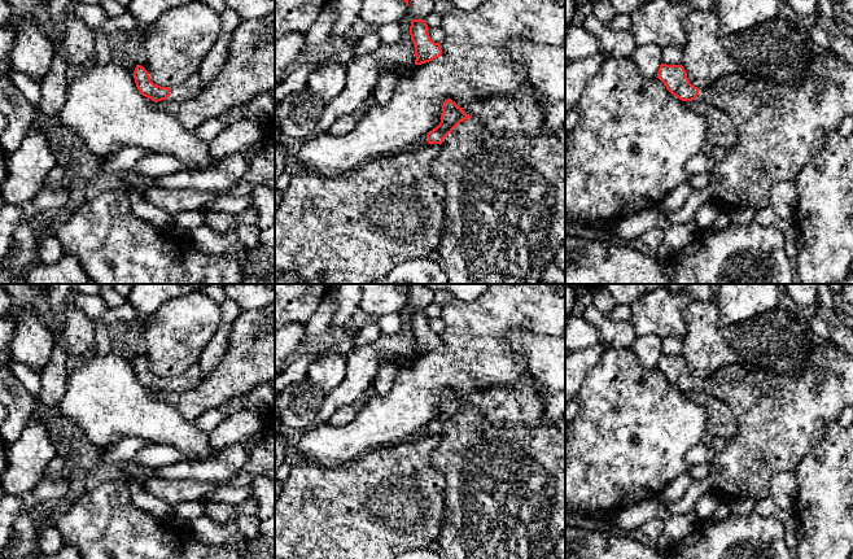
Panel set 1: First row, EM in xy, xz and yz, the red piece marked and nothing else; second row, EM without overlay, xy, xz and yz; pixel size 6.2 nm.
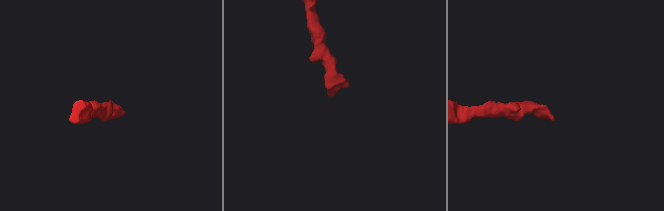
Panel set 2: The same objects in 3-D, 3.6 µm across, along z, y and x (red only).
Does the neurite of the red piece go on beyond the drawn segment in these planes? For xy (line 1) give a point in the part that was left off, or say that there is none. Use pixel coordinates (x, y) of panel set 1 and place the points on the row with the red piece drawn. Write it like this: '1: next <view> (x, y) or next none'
1: next xy (193, 84)

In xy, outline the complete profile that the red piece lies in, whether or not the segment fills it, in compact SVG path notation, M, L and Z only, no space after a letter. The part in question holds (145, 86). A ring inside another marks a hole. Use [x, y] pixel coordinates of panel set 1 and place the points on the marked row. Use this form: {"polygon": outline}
{"polygon": "M136 65L134 79L139 92L154 102L167 101L185 101L198 95L204 84L200 73L192 74L184 83L178 87L161 87L150 80L149 73L141 66Z"}

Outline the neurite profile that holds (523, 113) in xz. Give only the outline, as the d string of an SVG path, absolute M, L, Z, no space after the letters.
M528 84L520 95L493 96L474 101L463 110L478 119L491 132L535 134L543 131L544 127L541 96L532 84Z

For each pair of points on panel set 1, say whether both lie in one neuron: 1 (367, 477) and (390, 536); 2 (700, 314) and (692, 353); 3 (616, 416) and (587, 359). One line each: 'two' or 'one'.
1: one
2: one
3: two

